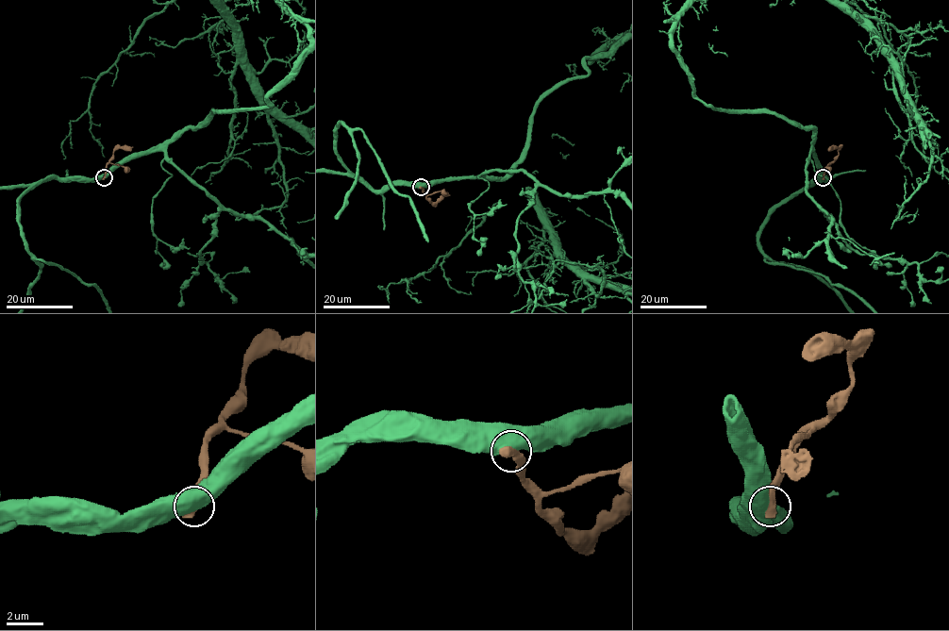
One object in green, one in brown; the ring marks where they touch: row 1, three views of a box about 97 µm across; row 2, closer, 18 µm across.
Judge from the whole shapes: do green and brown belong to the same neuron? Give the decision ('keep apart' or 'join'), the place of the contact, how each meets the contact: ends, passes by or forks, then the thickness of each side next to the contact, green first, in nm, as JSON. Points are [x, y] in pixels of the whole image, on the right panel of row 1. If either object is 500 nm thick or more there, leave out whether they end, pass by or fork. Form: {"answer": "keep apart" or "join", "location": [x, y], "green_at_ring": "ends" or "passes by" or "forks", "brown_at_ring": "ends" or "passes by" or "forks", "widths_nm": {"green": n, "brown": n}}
{"answer": "keep apart", "location": [823, 177], "widths_nm": {"green": 750, "brown": 550}}

